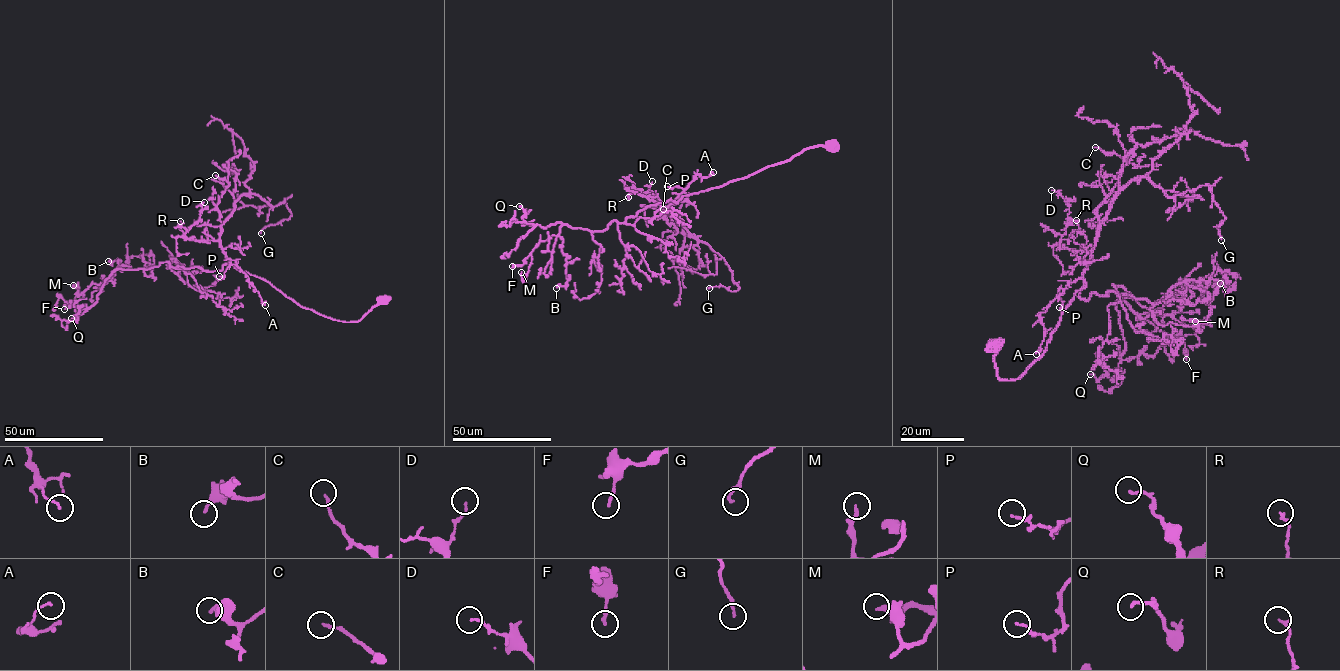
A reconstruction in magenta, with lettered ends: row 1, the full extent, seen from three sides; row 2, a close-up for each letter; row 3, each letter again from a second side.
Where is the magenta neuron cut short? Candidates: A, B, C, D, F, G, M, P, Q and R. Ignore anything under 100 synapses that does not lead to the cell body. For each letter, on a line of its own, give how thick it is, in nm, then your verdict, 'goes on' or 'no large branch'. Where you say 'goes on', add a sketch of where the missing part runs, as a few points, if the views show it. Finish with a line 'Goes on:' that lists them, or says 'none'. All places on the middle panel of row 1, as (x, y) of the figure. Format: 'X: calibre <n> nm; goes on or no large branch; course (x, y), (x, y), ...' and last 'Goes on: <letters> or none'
A: calibre 120 nm; no large branch
B: calibre 200 nm; no large branch
C: calibre 160 nm; no large branch
D: calibre 100 nm; no large branch
F: calibre 180 nm; no large branch
G: calibre 170 nm; no large branch
M: calibre 140 nm; no large branch
P: calibre 120 nm; no large branch
Q: calibre 160 nm; no large branch
R: calibre 160 nm; no large branch
Goes on: none

